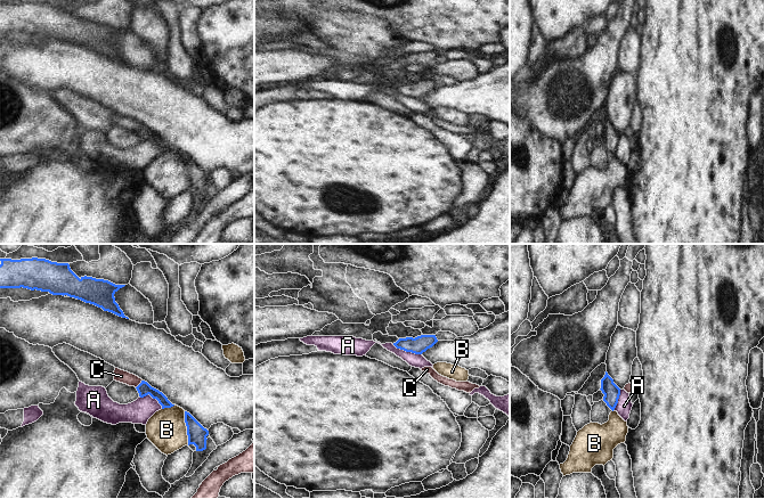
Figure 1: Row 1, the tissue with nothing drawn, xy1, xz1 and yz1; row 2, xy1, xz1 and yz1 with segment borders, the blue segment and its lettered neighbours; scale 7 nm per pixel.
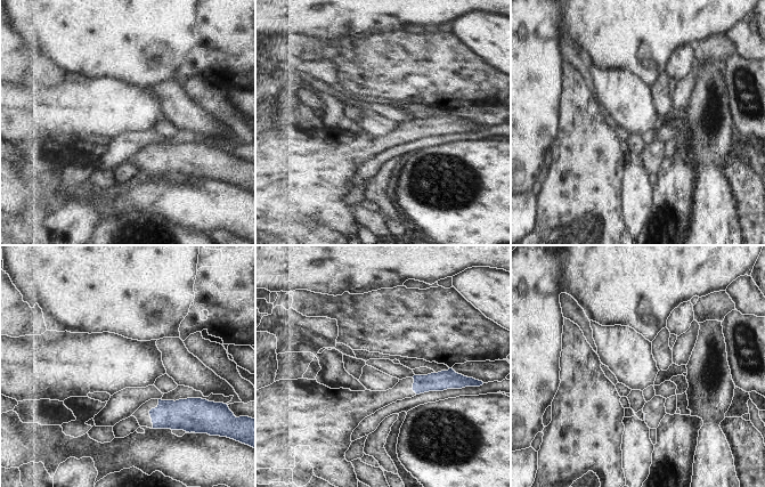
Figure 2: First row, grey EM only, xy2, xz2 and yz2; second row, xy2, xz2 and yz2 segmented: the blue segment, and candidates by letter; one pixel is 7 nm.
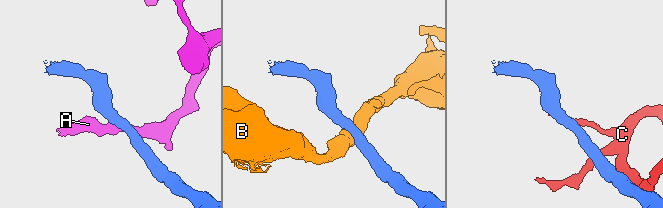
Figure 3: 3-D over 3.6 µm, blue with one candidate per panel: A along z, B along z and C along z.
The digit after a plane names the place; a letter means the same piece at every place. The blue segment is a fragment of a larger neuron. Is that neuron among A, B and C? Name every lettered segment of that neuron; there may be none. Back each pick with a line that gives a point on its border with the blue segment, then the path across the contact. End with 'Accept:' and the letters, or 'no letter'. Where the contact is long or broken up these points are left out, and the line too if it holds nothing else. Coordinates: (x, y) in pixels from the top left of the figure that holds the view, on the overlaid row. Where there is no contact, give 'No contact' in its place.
Accept: no letter.

